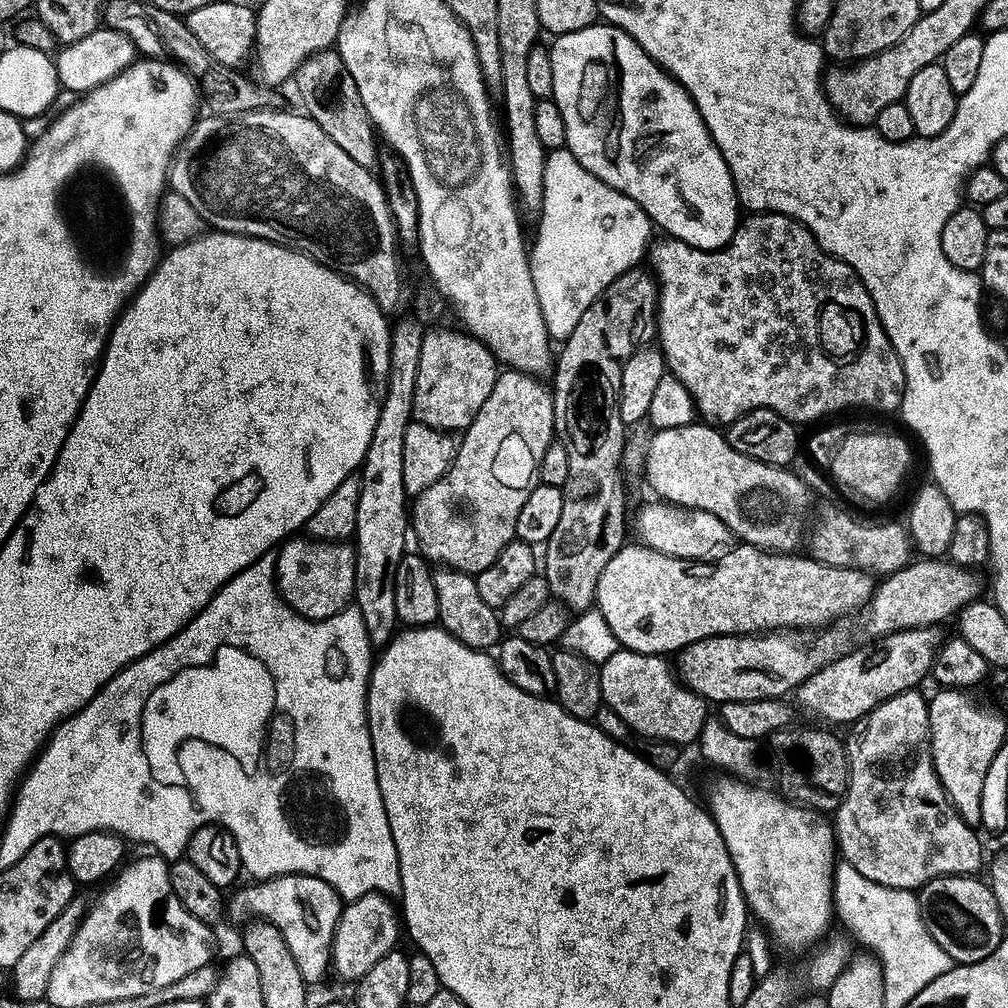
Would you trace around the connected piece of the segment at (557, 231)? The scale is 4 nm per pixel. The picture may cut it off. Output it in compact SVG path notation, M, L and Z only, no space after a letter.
M559 152L548 153L548 161L546 162L546 194L544 195L544 211L539 217L540 220L540 241L533 247L530 252L530 263L532 265L532 277L534 278L534 286L538 294L538 302L542 306L542 314L544 321L548 324L548 334L553 341L568 341L574 334L574 330L578 330L578 322L582 322L582 314L586 314L586 310L590 310L590 306L594 306L596 299L612 285L616 279L622 274L631 272L633 268L641 263L640 259L647 257L650 252L650 245L653 243L654 225L650 217L646 214L646 210L642 210L642 206L638 206L638 202L634 202L630 198L626 198L626 194L622 194L618 190L614 190L610 186L606 186L598 178L582 174L580 163L571 158L565 160Z

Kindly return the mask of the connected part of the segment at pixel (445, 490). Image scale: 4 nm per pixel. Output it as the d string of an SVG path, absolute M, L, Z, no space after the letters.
M505 371L494 386L494 394L486 398L486 406L478 410L478 418L468 431L463 433L456 449L456 461L452 468L434 486L415 497L410 512L410 524L414 529L414 540L420 543L419 555L436 566L464 572L477 577L490 570L494 562L516 540L518 518L522 506L530 502L530 494L538 487L540 458L553 444L557 435L555 419L550 418L553 407L553 389L542 384L537 377L515 371Z

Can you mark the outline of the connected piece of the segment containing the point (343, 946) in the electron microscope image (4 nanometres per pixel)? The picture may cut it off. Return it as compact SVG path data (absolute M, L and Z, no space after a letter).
M373 894L363 896L361 900L353 900L345 907L340 915L332 943L332 968L342 979L353 980L353 982L363 980L366 974L370 974L370 970L374 970L374 966L378 966L378 962L382 962L382 958L397 951L399 944L396 943L400 940L400 932L402 936L402 920L398 915L397 905L395 908L392 903L393 901L383 894Z

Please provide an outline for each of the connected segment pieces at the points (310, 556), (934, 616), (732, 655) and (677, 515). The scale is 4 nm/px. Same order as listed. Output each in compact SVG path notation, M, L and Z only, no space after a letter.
M292 538L276 556L276 587L280 599L307 620L329 620L341 615L356 594L356 549L344 542Z
M942 558L920 560L909 563L907 568L887 577L877 587L875 595L863 613L865 616L862 624L868 637L881 640L897 632L938 626L938 623L950 617L953 619L985 595L985 583L983 586L977 573L958 568Z
M828 628L819 634L805 634L798 630L778 630L755 636L715 636L703 639L702 642L692 643L679 653L678 672L683 683L712 704L718 702L717 705L723 706L738 702L783 699L787 697L786 694L791 695L814 674L841 660L851 651L849 649L852 644L851 636L846 631L838 629Z
M667 502L655 503L646 505L636 520L636 532L640 535L639 543L643 547L652 552L666 554L670 558L702 561L733 547L734 537L726 522L722 522L722 518L709 512L681 508Z

